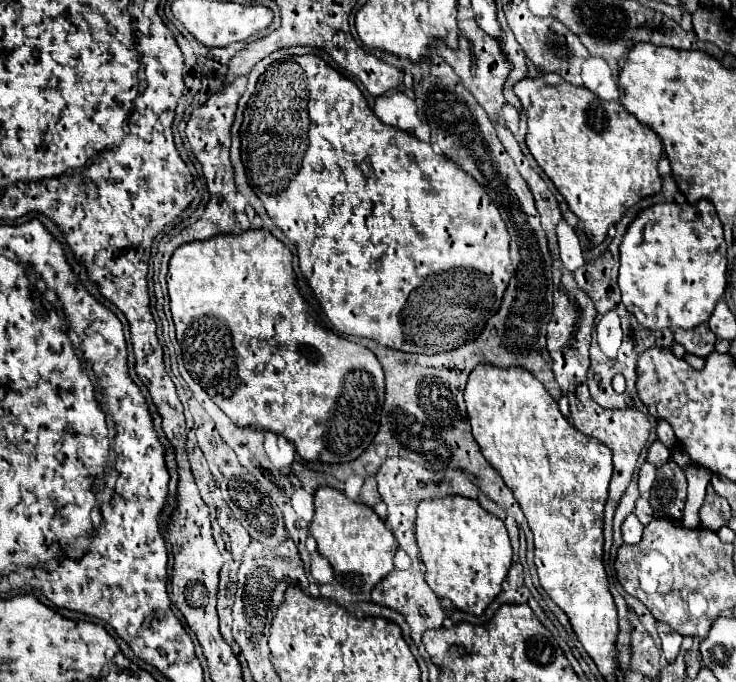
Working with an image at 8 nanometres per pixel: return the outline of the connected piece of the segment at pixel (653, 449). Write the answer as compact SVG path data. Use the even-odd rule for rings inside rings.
M659 439L653 441L653 445L649 447L649 453L647 453L647 461L655 463L657 467L661 467L663 463L667 463L671 459L671 451L667 445L663 445Z

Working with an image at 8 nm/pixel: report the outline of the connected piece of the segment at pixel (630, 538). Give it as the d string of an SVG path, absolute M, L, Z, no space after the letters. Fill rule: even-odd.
M631 513L631 515L625 519L621 531L623 531L623 541L629 543L629 545L635 545L635 543L641 541L643 525L641 525L641 521L637 521L637 515Z

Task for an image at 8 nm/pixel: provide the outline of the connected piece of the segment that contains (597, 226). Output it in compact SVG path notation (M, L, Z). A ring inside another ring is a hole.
M545 73L541 77L525 77L513 87L521 107L527 115L527 147L545 175L555 183L565 197L569 209L583 221L585 235L593 245L599 245L607 237L609 225L617 223L627 207L639 199L661 191L661 177L657 173L657 161L663 153L663 143L655 131L641 125L619 101L603 101L585 87L569 85L563 77Z

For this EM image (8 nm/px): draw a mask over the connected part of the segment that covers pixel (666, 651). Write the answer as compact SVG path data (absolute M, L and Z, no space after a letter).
M657 623L657 631L659 631L661 643L663 643L663 645L661 645L663 655L665 655L667 663L673 663L673 661L677 659L677 655L679 655L679 649L681 649L681 641L683 641L683 637L681 637L677 631L669 629L669 625L665 625L665 623Z

